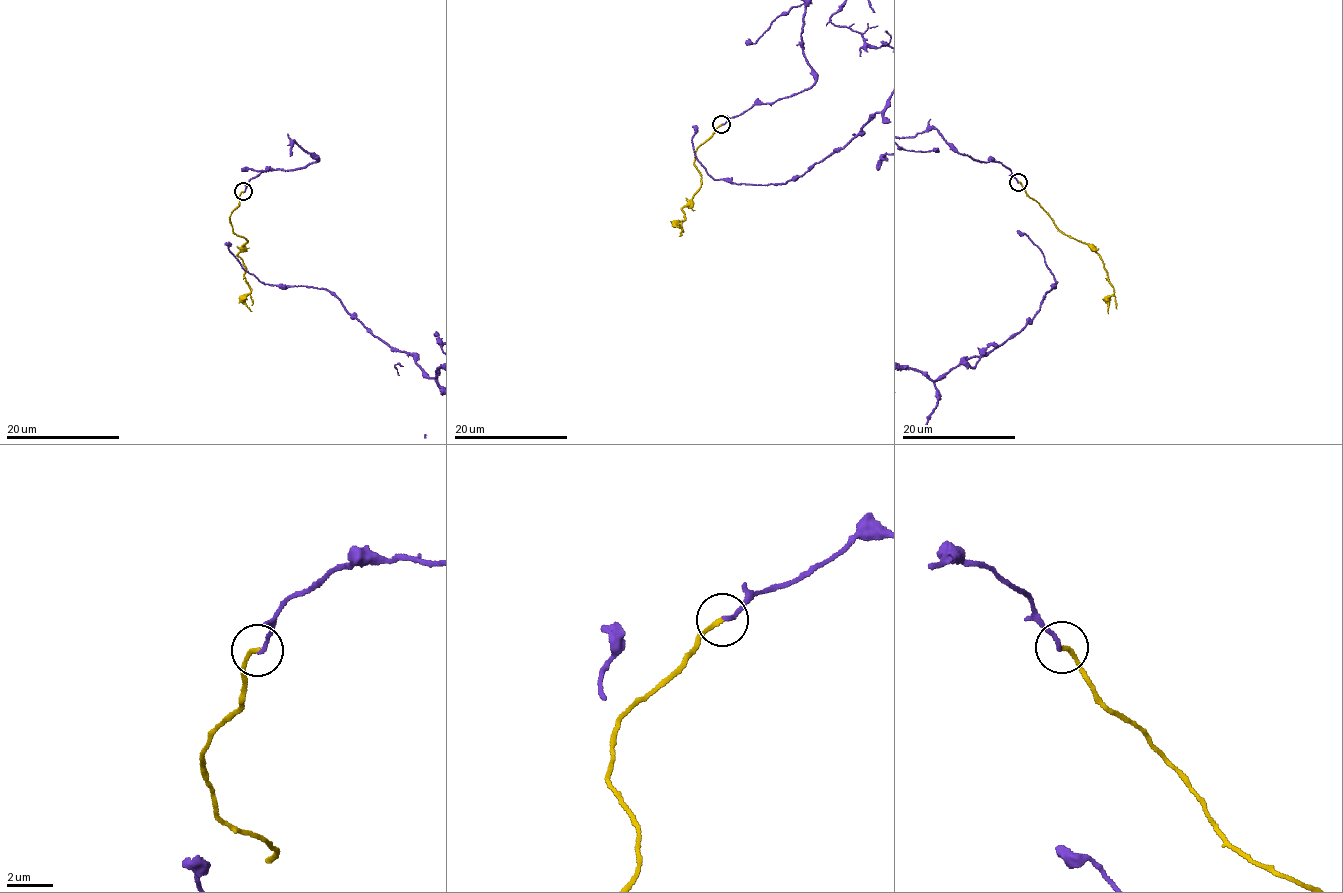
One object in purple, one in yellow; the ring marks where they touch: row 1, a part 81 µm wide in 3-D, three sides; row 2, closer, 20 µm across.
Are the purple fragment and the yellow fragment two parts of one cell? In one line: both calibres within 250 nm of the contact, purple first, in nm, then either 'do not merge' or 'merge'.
calibres 160 and 190 nm; do not merge

